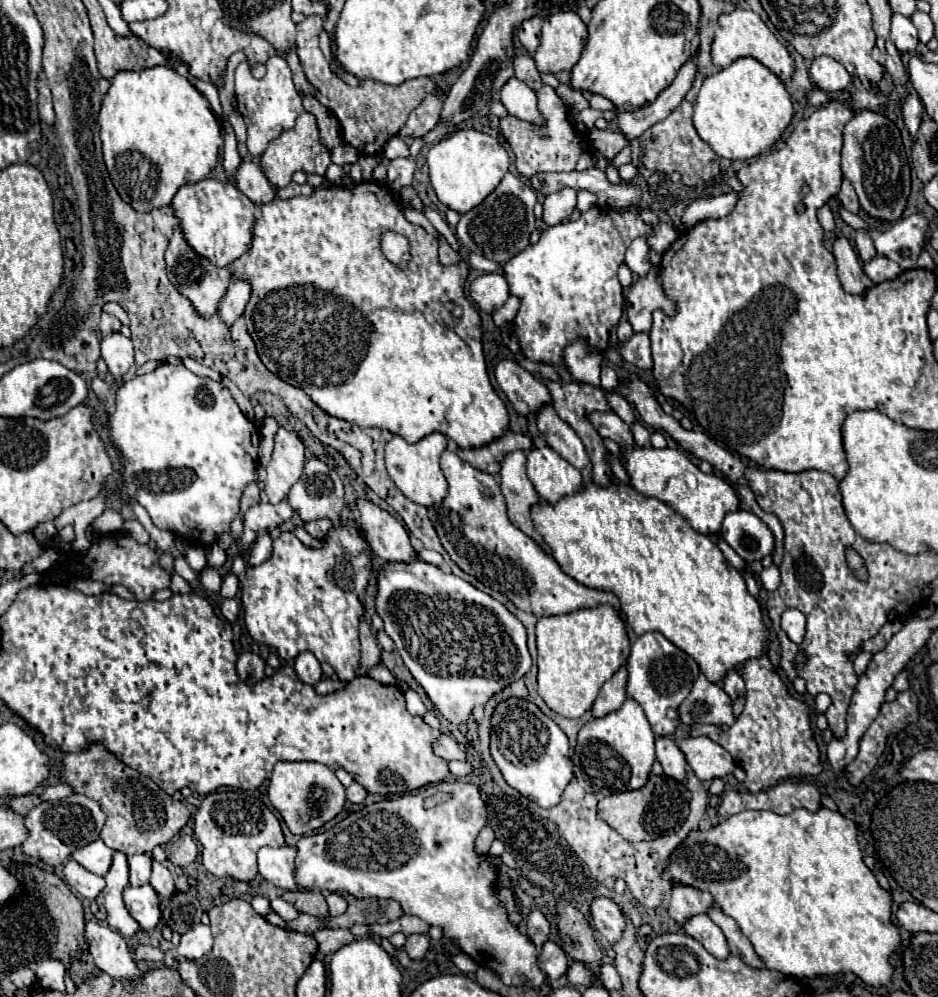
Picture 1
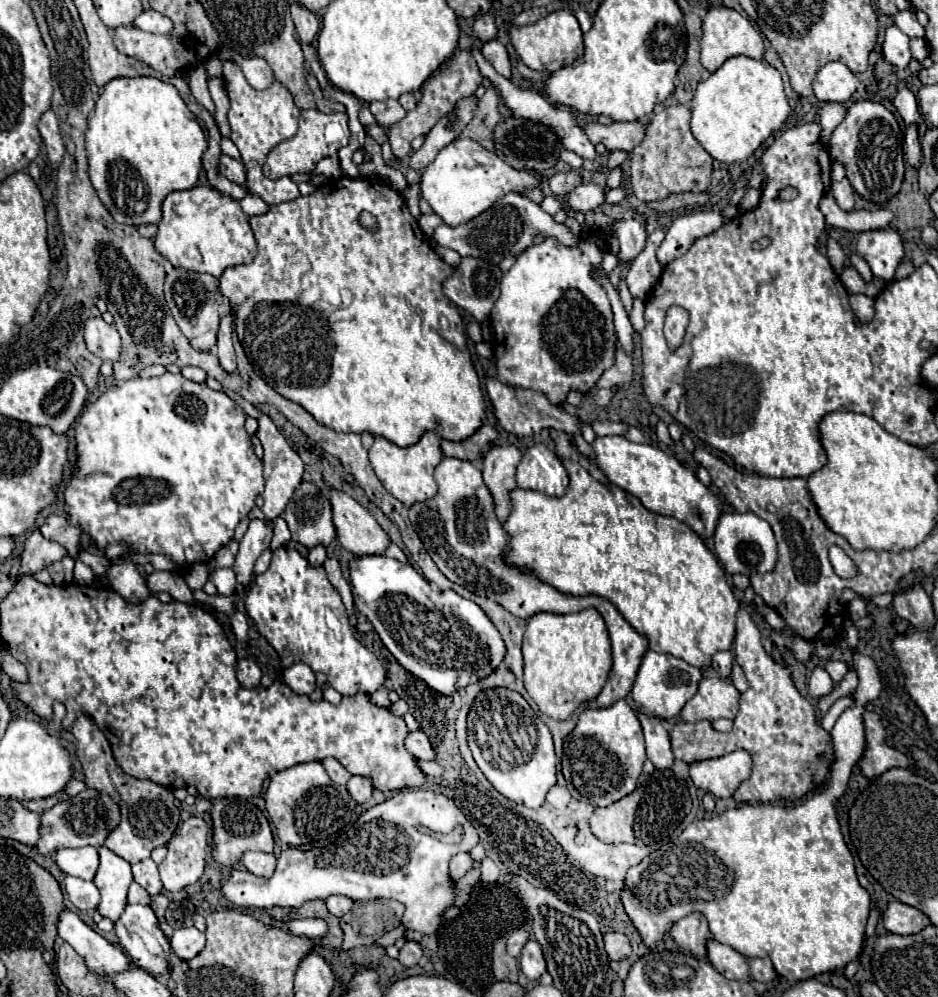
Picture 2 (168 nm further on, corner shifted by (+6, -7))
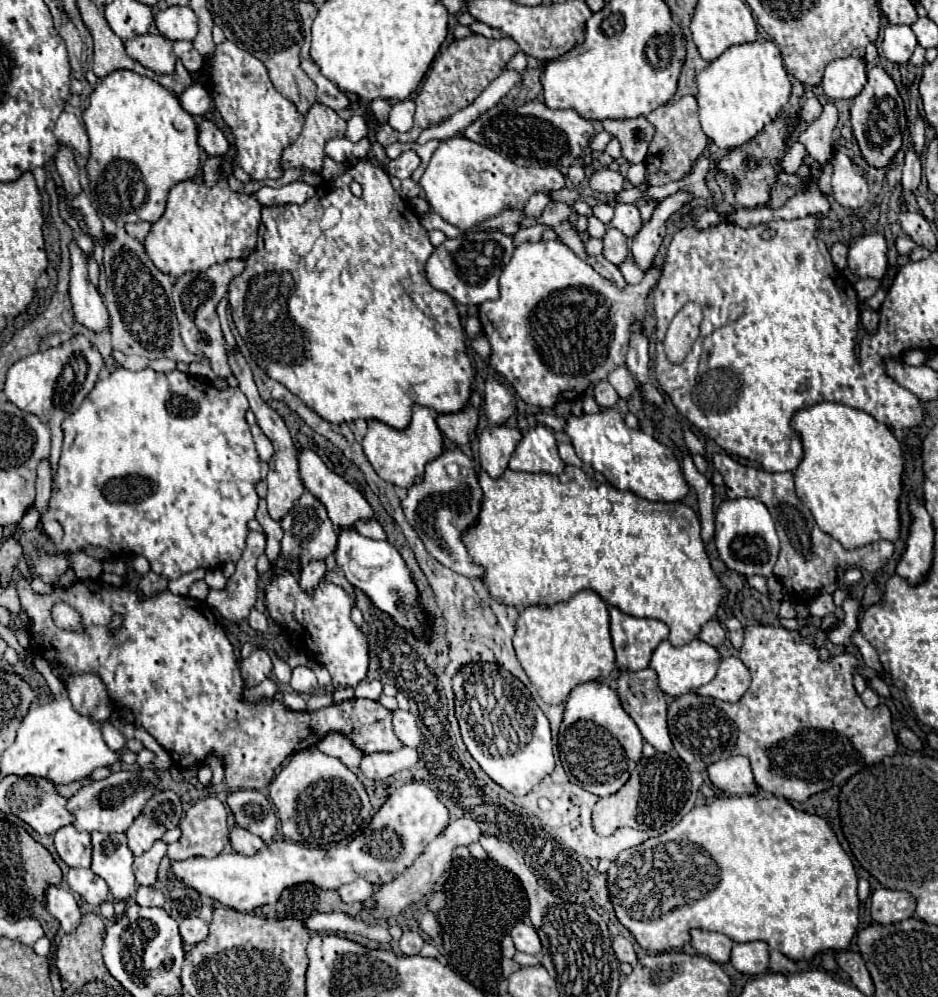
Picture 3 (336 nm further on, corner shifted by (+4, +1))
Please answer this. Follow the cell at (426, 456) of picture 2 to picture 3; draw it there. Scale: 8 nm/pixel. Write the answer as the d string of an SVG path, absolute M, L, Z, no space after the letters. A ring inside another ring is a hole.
M414 404L412 420L404 430L396 430L380 420L370 420L368 432L362 440L362 448L364 448L366 458L370 460L370 464L374 466L376 474L382 480L386 480L394 486L408 488L408 486L420 482L424 466L442 454L442 434L436 426L436 418L434 418L432 410L426 406L420 406L420 404Z

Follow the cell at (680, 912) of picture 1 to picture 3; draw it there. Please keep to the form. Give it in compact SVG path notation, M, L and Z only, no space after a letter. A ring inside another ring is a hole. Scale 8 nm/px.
M692 930L692 948L702 956L710 956L718 964L730 962L732 946L734 946L734 942L720 932Z

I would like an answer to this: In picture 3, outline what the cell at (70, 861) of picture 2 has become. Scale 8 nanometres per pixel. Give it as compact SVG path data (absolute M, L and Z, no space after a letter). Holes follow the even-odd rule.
M72 824L64 826L54 834L54 844L60 854L60 858L74 868L90 868L92 858L92 846L90 846L90 834L74 830Z

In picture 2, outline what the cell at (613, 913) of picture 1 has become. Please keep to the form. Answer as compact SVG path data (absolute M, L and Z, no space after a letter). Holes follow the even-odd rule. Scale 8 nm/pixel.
M604 934L604 948L606 948L606 954L610 960L622 960L622 958L628 958L630 952L632 952L632 946L630 946L630 940L626 934Z

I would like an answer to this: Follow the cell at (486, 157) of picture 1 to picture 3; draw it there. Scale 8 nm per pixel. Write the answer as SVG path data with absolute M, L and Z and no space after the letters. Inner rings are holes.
M454 136L440 142L430 158L426 172L420 178L420 186L424 190L424 198L440 218L456 226L458 230L468 232L480 222L498 216L508 208L522 210L534 194L550 194L564 188L566 182L556 166L522 168L482 144L476 144L462 136Z

